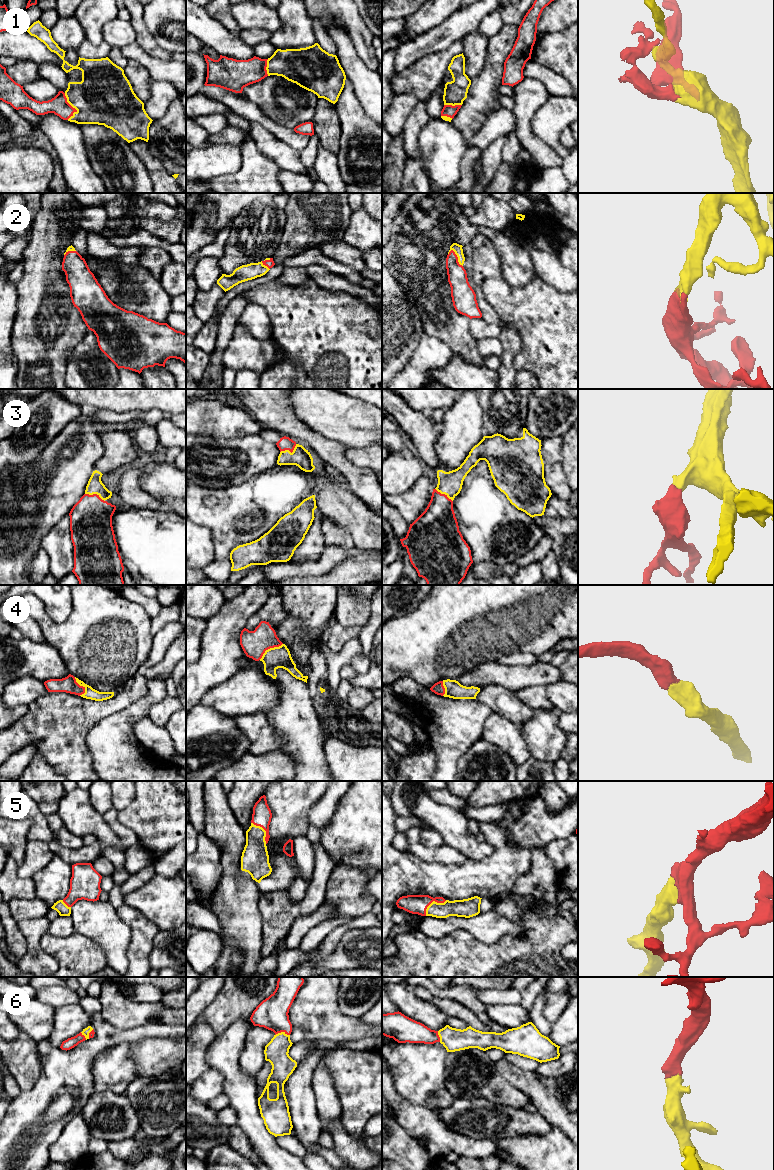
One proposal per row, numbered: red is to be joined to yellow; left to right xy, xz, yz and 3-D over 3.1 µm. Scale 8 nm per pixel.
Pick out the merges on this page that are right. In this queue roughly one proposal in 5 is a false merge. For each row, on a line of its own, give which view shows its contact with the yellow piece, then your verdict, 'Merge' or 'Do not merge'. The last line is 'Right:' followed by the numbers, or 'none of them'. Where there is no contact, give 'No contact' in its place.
1: Touches yellow in xy. Merge
2: Touches yellow in yz. Merge
3: Touches yellow in xy. Merge
4: Touches yellow in xz. Merge
5: Touches yellow in yz. Merge
6: Touches yellow in xz. Merge
Right: 1, 2, 3, 4, 5, 6

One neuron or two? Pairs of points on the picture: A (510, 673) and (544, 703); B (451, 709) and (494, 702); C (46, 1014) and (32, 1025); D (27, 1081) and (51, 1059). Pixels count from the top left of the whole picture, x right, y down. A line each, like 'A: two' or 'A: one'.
A: two
B: two
C: one
D: two

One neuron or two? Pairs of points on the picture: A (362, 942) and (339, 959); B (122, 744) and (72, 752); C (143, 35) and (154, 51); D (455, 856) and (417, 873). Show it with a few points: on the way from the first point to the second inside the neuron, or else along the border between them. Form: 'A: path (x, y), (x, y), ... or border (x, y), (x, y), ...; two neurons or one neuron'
A: path (356, 948), (345, 957); one neuron
B: border (93, 726), (86, 736), (86, 746), (95, 770); two neurons
C: path (145, 39), (151, 47); one neuron
D: border (417, 855), (425, 861), (463, 863); two neurons

